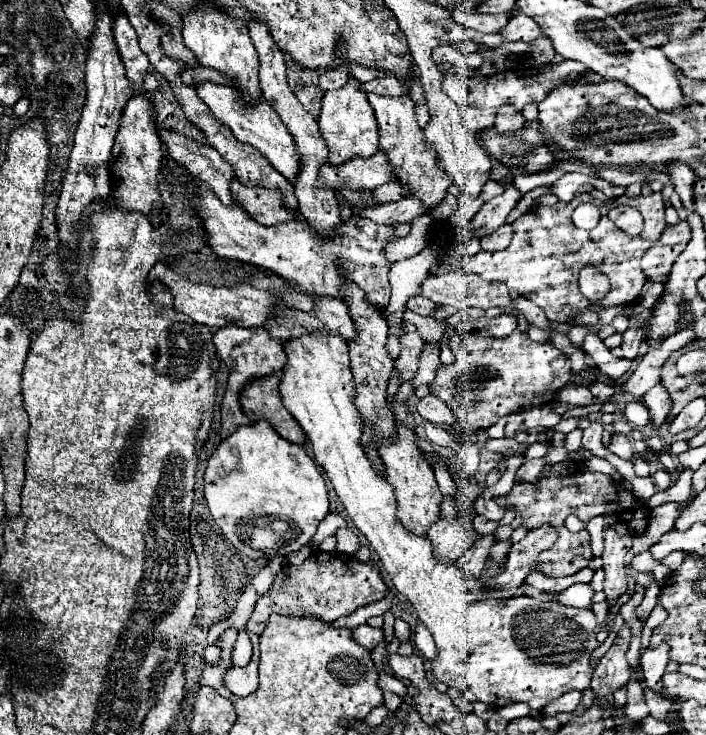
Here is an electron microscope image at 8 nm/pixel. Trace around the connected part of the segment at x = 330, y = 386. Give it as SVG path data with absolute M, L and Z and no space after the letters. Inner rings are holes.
M309 334L285 344L287 350L287 366L281 376L281 398L283 406L293 414L293 418L301 424L307 438L311 440L311 448L315 460L327 472L339 500L343 502L349 518L355 522L361 534L369 540L385 570L389 572L393 586L409 598L415 606L421 622L433 634L439 656L433 660L433 674L437 682L445 682L449 688L457 688L459 692L473 694L479 702L489 706L507 706L513 702L525 702L533 710L543 710L551 700L563 696L569 690L585 690L589 688L593 668L591 654L599 646L595 638L597 618L593 610L573 608L559 602L541 602L531 596L513 596L513 598L497 598L491 596L487 600L477 600L483 594L483 586L479 580L467 578L457 564L453 562L437 562L435 546L427 536L417 536L407 530L397 514L397 498L389 480L373 468L365 448L359 444L363 434L361 414L355 406L355 380L349 364L349 348L341 336L327 334Z

